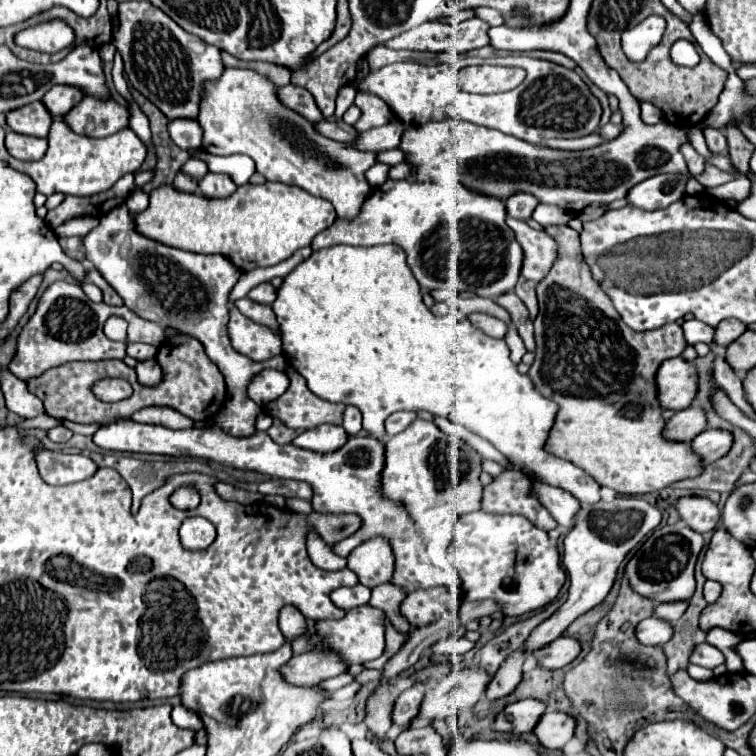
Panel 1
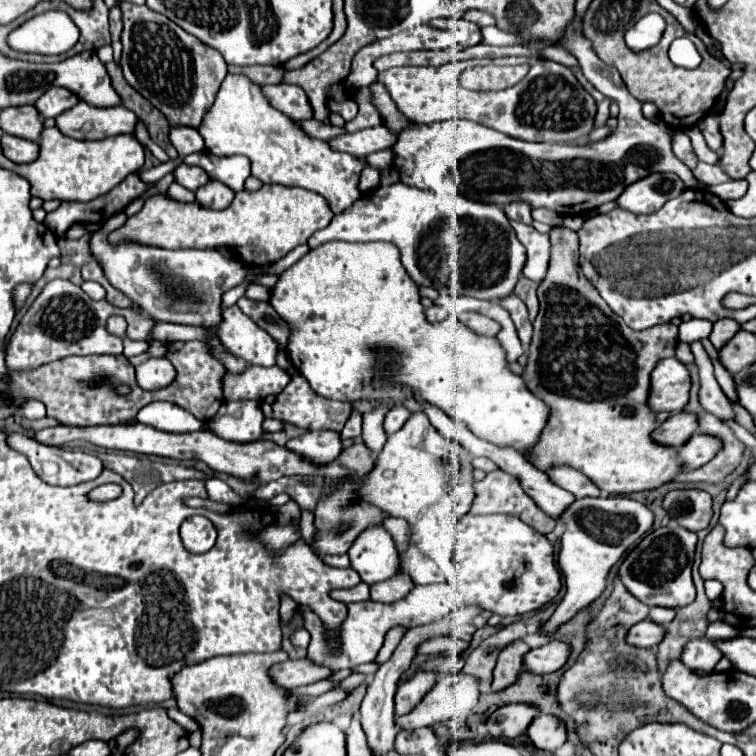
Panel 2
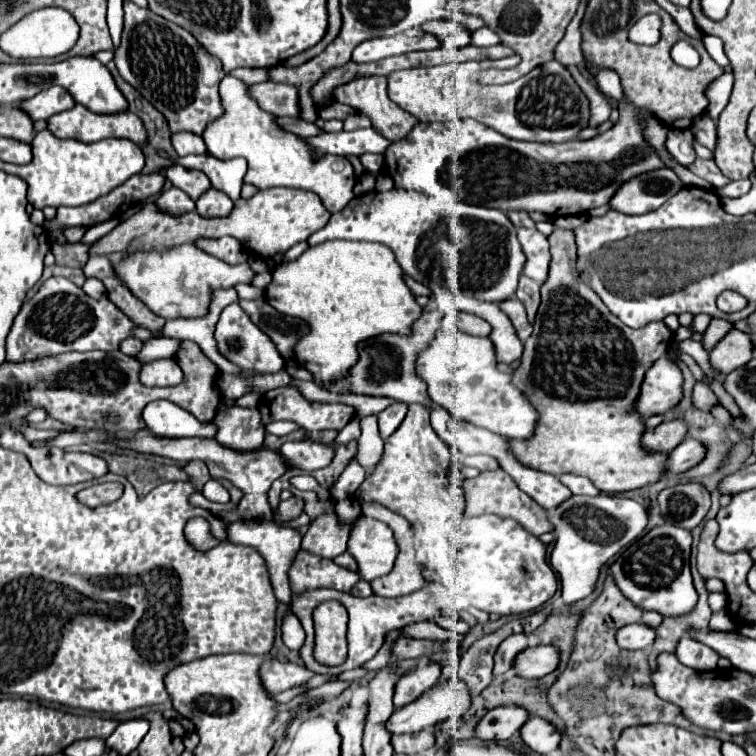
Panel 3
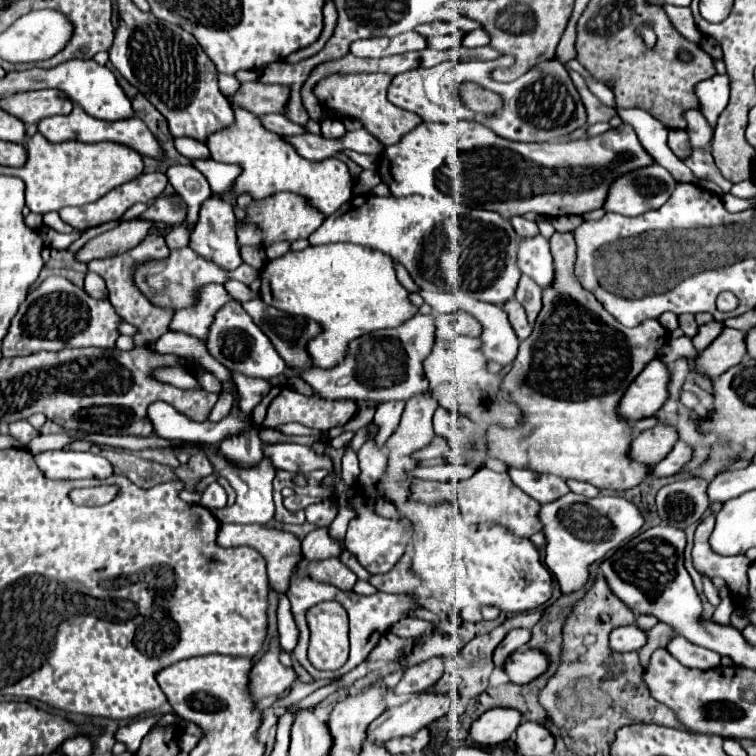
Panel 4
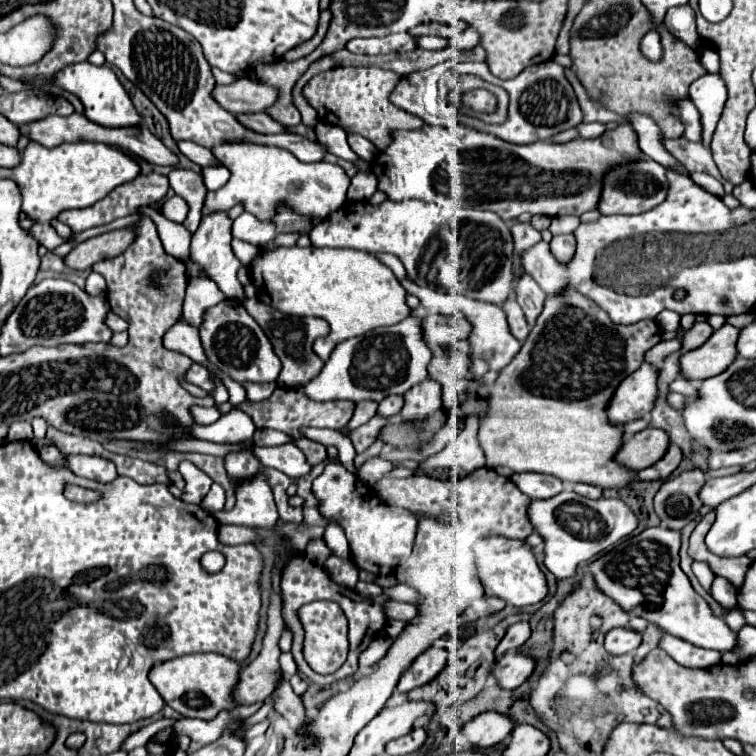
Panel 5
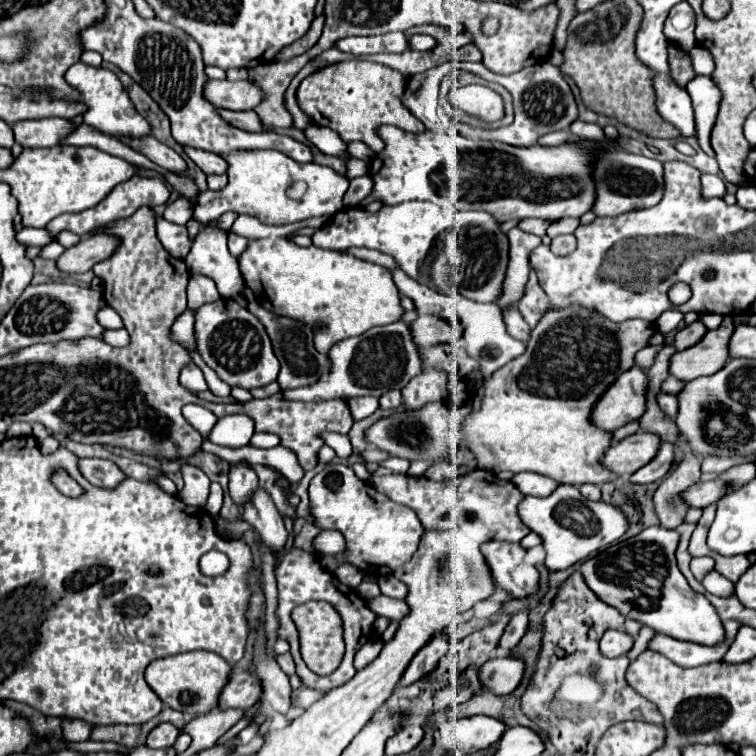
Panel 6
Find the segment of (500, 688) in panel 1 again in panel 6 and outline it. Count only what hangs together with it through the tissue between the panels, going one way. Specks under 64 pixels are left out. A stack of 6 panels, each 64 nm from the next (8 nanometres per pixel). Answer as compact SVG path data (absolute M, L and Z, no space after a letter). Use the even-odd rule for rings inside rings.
M522 610L518 614L512 616L510 624L506 626L502 638L500 638L500 644L498 644L498 650L500 652L512 652L514 646L522 640L522 636L526 634L528 630L528 610Z

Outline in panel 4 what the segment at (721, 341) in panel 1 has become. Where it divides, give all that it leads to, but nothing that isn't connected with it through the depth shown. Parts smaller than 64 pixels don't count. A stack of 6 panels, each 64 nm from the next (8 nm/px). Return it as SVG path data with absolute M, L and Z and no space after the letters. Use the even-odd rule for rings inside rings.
M712 320L712 322L704 324L704 326L700 326L698 334L692 338L696 350L708 348L708 344L712 344L712 342L716 340L716 336L720 336L722 330L724 330L724 322L716 322L716 320Z

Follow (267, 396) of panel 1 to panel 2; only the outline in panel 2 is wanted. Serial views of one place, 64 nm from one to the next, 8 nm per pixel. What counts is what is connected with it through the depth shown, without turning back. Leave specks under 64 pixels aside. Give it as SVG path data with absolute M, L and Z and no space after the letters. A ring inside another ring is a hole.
M252 366L244 374L224 376L224 398L226 400L252 398L260 402L266 396L280 394L288 382L290 382L290 376L278 366L272 366L272 368Z

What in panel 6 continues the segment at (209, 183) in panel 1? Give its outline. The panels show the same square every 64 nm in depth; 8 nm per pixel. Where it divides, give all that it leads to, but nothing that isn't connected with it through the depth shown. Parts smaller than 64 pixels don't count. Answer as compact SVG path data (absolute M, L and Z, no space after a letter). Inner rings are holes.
M204 224L192 242L192 250L186 256L190 274L204 274L218 286L222 298L240 296L244 290L244 278L240 274L238 258L234 258L226 246L228 232L212 224Z

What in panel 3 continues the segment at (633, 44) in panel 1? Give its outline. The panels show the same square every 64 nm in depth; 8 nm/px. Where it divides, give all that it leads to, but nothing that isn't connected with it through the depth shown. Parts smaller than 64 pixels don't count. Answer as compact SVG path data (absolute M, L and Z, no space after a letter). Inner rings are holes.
M656 14L642 17L628 31L628 38L636 44L656 44L660 40L661 19Z

